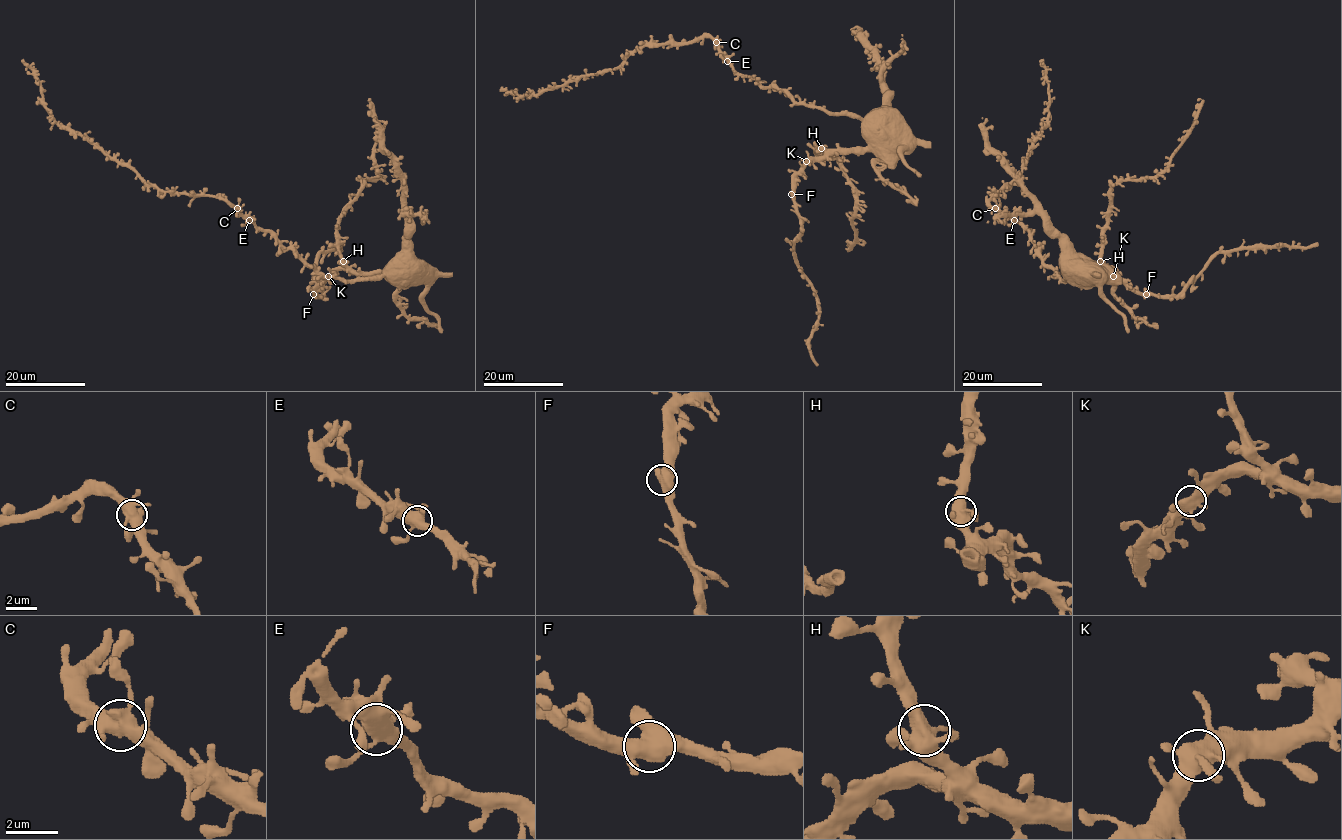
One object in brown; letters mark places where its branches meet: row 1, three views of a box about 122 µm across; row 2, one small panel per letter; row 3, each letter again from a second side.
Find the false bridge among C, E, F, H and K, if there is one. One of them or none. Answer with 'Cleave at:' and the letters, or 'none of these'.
Cleave at: none of these

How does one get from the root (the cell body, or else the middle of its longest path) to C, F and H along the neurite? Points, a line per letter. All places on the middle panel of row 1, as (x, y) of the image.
C: (872, 115), (861, 119), (798, 105), (784, 92), (761, 87), (750, 76), (739, 74), (716, 42)
F: (872, 115), (869, 118), (867, 147), (831, 149), (821, 157), (811, 159), (795, 176), (791, 194)
H: (872, 115), (869, 118), (867, 147), (821, 148)

